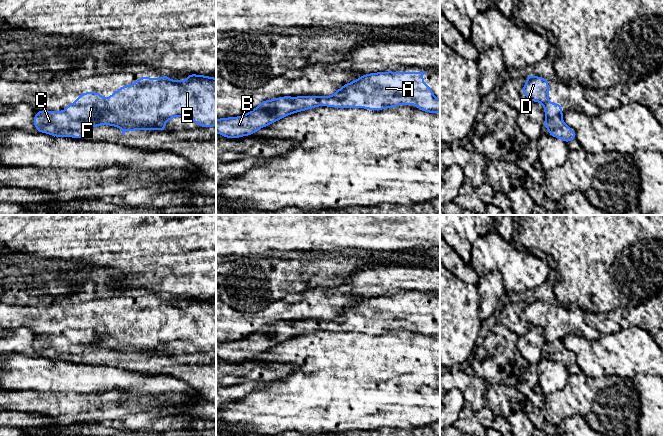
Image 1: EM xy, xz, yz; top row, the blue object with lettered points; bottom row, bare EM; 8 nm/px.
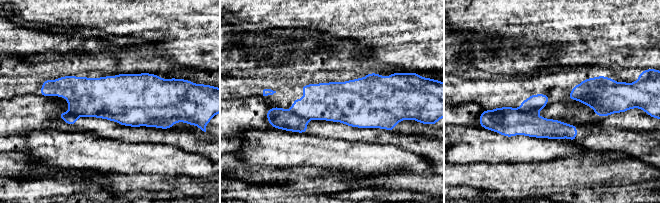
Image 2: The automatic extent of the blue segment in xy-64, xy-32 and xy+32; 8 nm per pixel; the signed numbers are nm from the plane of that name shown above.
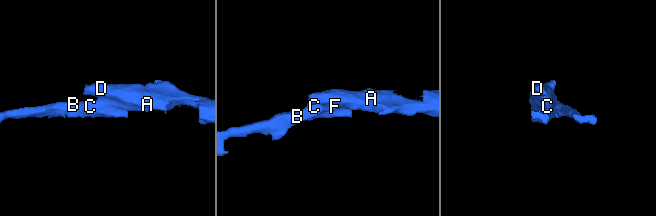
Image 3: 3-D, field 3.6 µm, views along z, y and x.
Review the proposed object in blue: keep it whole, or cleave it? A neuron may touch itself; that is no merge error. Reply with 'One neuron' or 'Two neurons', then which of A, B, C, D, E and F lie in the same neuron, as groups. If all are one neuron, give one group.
Two neurons. Groups: A D E F / B C

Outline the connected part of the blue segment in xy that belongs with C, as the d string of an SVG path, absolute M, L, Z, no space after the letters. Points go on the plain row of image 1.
M37 335L33 348L37 356L46 357L54 361L71 361L82 363L84 353L99 351L103 348L96 346L84 346L68 340L64 335Z

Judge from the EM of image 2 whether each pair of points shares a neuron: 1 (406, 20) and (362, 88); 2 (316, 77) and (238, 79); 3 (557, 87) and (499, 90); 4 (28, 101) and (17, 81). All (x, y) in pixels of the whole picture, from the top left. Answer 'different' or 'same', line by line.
1: different
2: same
3: same
4: different

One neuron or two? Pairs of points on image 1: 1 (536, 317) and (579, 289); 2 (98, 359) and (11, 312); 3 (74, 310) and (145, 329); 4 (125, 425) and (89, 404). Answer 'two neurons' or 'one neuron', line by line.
1: two neurons
2: two neurons
3: one neuron
4: two neurons

